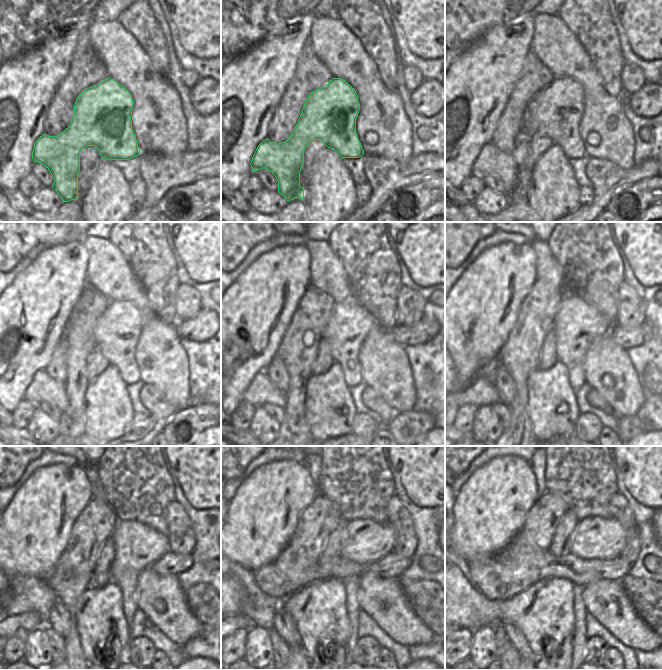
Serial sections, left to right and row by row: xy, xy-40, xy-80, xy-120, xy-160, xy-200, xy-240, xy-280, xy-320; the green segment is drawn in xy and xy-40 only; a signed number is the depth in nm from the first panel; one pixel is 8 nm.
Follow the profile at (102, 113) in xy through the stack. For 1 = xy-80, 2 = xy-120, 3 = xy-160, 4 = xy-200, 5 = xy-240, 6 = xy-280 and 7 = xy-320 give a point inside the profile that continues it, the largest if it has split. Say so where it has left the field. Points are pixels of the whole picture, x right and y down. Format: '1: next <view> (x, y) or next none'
1: next xy-80 (556, 111)
2: next xy-120 (117, 331)
3: next xy-160 (349, 324)
4: next xy-200 (577, 325)
5: next xy-240 (138, 546)
6: next xy-280 (367, 541)
7: next xy-320 (596, 538)

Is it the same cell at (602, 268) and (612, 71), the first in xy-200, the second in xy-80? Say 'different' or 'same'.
same

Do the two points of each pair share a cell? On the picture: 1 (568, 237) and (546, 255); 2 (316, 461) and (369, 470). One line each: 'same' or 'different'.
1: different
2: different

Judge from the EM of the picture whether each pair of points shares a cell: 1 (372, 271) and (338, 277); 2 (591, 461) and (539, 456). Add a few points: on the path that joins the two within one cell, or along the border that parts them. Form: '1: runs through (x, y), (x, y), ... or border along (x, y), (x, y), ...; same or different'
1: border along (336, 254), (347, 275), (347, 282), (353, 296); different
2: border along (546, 456), (546, 470), (543, 480); different

